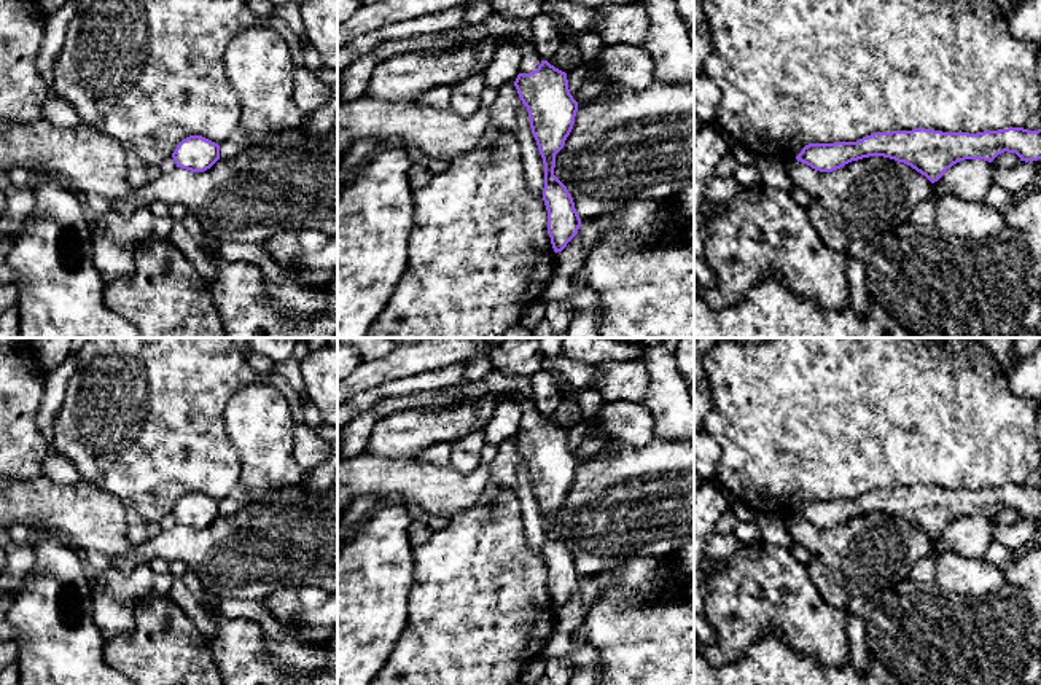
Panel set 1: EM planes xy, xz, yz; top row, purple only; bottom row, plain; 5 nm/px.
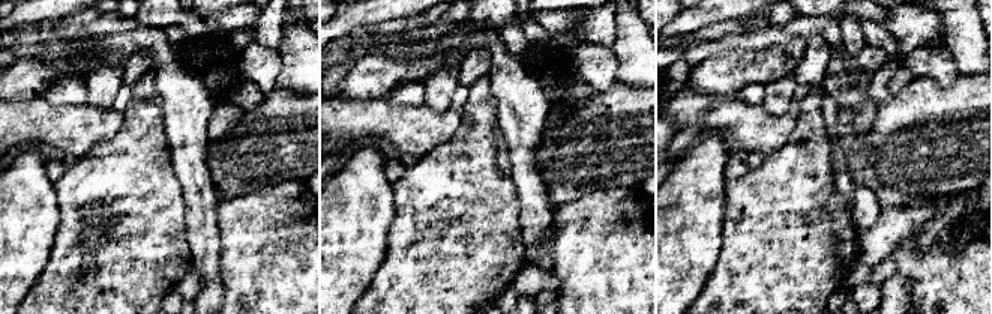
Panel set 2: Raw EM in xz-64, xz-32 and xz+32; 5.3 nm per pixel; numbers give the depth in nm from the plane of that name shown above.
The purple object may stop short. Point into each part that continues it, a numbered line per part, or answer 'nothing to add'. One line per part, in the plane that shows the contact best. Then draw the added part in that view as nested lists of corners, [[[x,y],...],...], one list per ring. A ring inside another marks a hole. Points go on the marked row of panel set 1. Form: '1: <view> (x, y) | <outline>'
1: xz (530, 59) | [[[513,35],[495,38],[495,40],[497,40],[497,43],[514,41],[519,46],[520,54],[522,54],[522,61],[520,61],[520,65],[519,65],[519,73],[530,73],[530,72],[536,70],[538,65],[543,61],[538,56],[538,53],[536,53],[532,41],[527,41],[527,40],[520,38],[520,37],[513,37]]]

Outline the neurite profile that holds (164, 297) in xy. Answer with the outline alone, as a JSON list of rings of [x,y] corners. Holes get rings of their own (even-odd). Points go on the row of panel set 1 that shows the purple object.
[[[153,234],[146,245],[137,249],[134,263],[135,269],[129,279],[105,285],[105,304],[134,323],[140,338],[228,338],[207,284],[169,239]]]

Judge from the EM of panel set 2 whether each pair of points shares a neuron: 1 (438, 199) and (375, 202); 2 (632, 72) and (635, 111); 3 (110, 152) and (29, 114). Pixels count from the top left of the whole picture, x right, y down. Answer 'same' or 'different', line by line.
1: different
2: different
3: different

